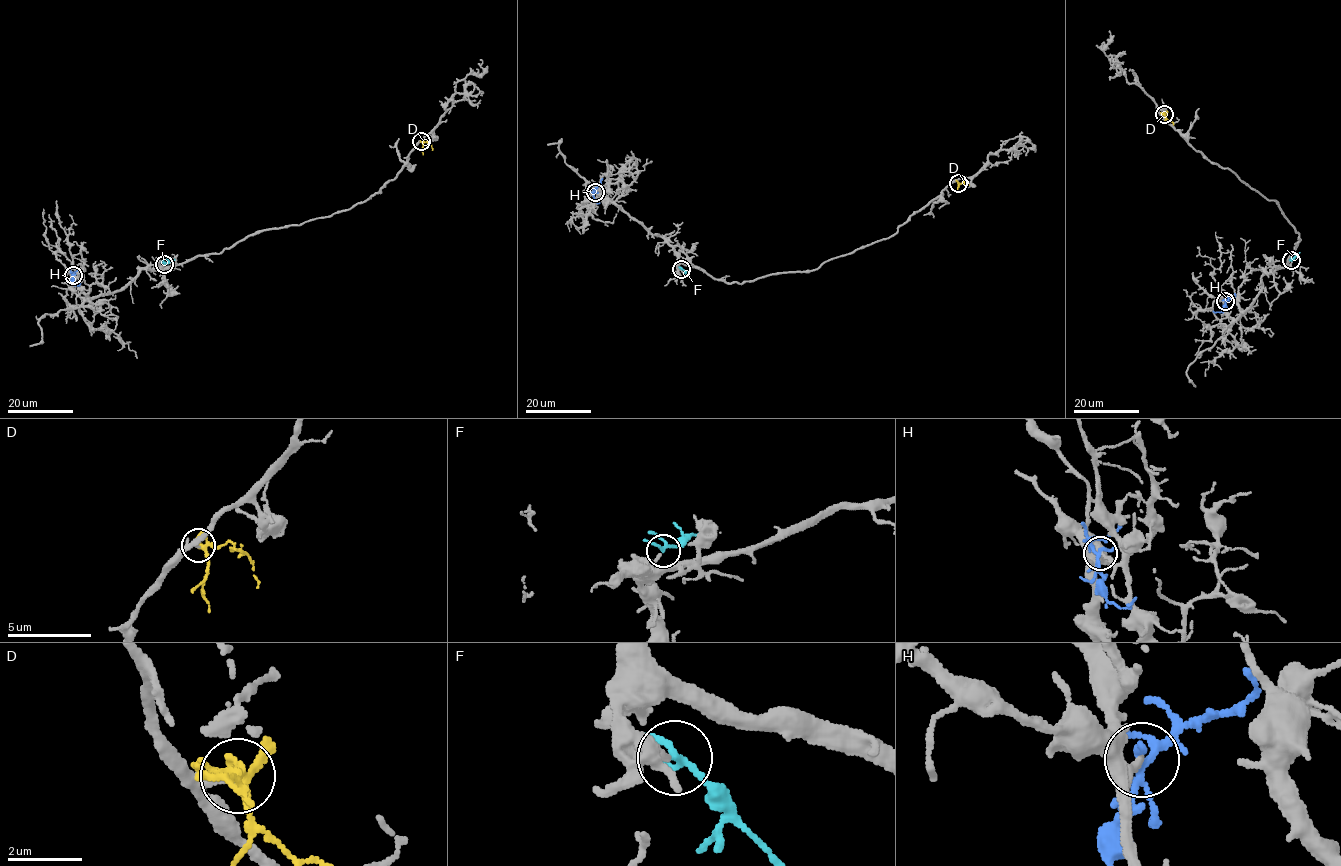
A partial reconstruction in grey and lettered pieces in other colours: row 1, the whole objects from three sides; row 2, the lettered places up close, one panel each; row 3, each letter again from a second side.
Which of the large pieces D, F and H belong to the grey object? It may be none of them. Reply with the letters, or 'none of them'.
F

